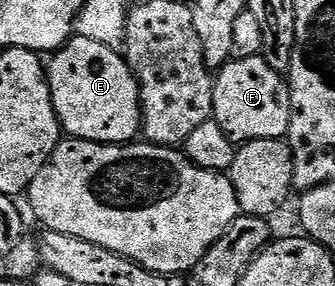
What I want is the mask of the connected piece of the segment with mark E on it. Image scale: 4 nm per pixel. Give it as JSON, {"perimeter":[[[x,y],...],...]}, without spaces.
{"perimeter":[[[75,35],[48,60],[48,81],[55,114],[61,131],[75,140],[91,140],[97,144],[128,144],[139,135],[142,126],[142,99],[138,93],[138,80],[126,65],[121,51],[92,42],[92,38]]]}

